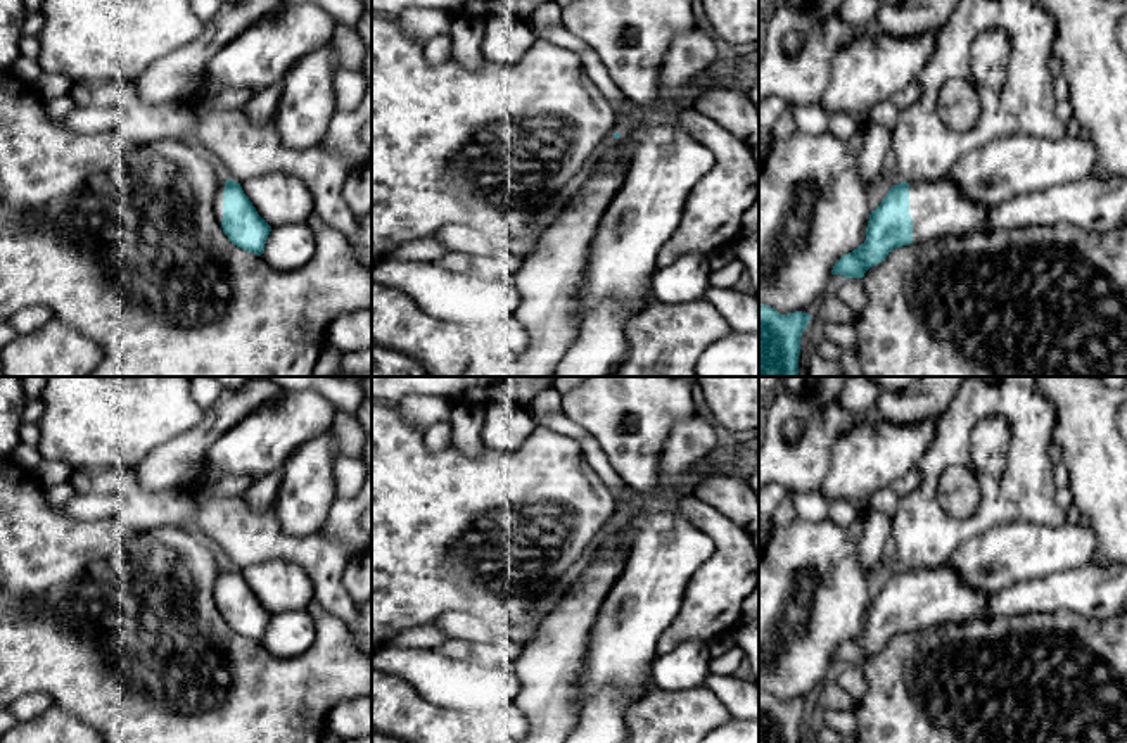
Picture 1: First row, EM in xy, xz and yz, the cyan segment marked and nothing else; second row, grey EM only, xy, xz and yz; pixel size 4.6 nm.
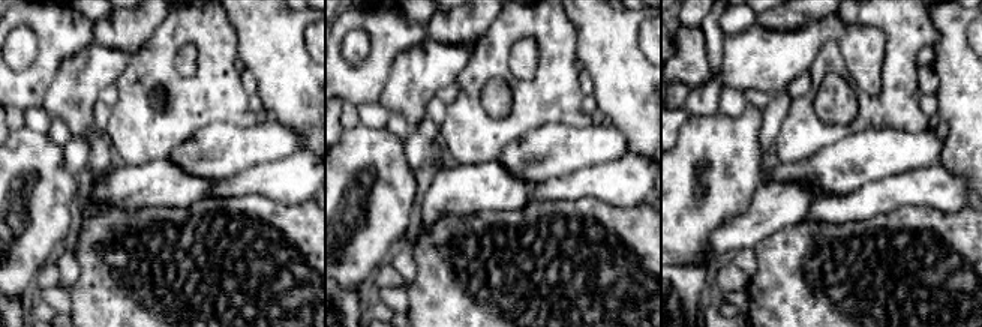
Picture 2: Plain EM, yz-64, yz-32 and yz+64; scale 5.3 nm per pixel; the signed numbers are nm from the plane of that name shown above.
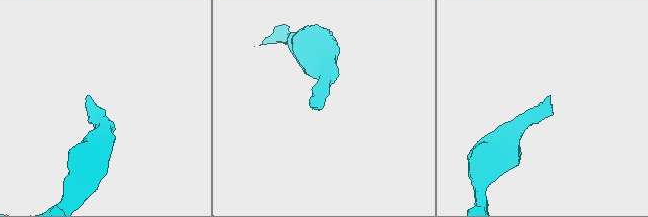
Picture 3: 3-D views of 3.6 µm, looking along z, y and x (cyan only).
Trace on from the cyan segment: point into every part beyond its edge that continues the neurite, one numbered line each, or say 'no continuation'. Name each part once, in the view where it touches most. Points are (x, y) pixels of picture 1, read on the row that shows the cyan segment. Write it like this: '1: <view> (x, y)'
1: yz (937, 208)

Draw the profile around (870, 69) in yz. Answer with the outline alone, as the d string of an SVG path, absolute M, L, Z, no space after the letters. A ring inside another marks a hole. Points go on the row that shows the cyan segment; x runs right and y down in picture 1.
M873 28L833 59L831 81L821 100L826 114L847 112L857 128L869 128L869 111L916 81L935 52L935 33L895 38Z

